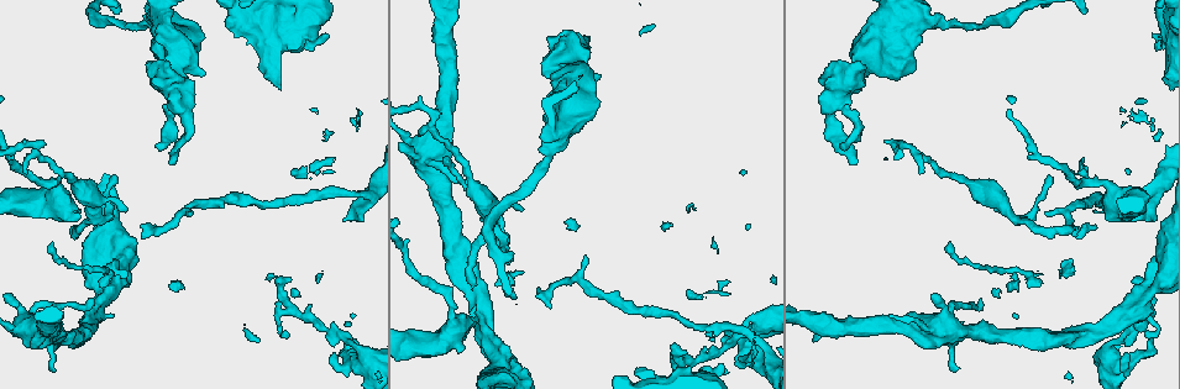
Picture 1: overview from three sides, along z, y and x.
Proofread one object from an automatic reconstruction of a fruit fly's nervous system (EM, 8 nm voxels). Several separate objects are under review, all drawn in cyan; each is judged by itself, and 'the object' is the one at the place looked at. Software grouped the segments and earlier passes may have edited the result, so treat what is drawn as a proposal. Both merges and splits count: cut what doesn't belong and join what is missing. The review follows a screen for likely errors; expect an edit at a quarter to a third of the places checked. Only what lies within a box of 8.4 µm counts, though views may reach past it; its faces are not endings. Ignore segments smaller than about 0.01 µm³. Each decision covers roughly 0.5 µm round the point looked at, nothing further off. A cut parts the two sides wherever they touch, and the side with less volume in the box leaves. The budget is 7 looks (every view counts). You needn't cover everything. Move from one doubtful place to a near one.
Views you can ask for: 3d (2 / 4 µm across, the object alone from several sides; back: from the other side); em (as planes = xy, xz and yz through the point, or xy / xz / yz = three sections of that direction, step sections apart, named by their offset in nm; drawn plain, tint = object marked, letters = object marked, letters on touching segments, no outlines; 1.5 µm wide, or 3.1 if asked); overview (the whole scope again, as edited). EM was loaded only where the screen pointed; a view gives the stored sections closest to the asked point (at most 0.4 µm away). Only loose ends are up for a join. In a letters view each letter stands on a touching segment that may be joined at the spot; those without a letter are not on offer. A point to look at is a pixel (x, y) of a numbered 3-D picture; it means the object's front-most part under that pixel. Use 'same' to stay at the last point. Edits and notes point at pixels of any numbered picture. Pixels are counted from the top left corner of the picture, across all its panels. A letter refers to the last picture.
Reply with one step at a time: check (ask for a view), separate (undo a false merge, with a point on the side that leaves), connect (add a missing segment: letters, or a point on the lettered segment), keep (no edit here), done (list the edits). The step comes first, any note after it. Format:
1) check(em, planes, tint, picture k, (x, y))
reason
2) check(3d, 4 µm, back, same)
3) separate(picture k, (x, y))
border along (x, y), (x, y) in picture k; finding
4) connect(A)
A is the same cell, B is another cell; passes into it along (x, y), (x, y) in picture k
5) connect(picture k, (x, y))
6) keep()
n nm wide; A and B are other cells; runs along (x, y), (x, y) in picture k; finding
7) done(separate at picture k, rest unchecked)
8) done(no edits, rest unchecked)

check(3d, 4 µm, picture 1, (1153, 285))
thick turns thin

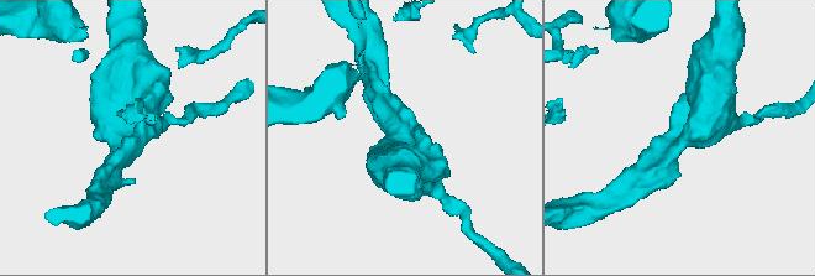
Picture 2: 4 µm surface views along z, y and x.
check(em, xy, step 4, tint, picture 2, (141, 140))
arms of 300, 850 nm; need the tissue

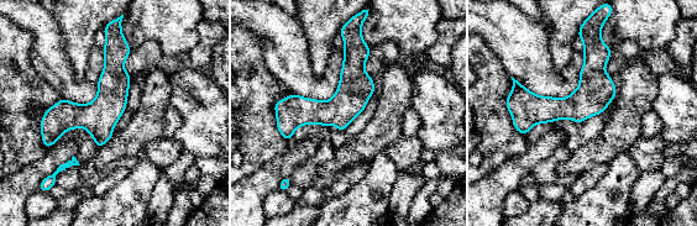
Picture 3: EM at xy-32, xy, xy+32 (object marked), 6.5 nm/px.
check(em, planes, letters, same)

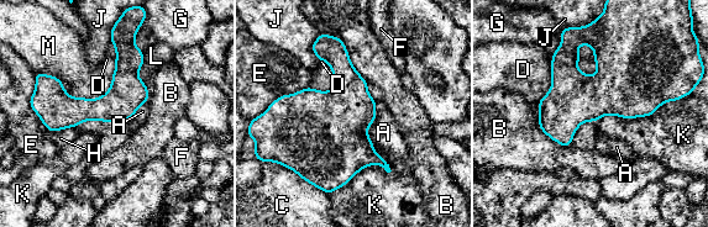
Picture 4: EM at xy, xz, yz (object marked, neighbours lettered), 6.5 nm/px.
keep()
A, B, C, D, E, F, G, H, J, K, L and M are other cells; runs along (120, 38), (125, 84), (51, 127) in picture 4; all the same neuron

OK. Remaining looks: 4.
check(em, yz, step 8, letters, picture 1, (170, 76))
thick turns thin

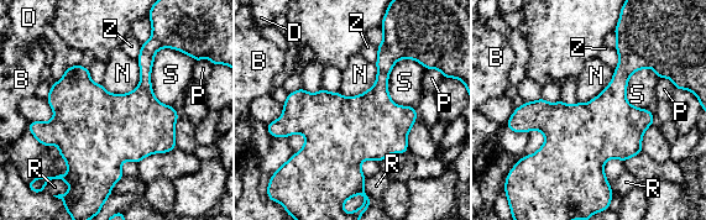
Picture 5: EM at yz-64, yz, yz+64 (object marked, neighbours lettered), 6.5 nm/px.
keep()
B, D, N, P, R, S and Z are other cells; border along (137, 59), (134, 89), (103, 88) in picture 5; one neuron here

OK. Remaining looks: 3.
check(em, xy, step 4, tint, picture 1, (423, 107))
abrupt turn

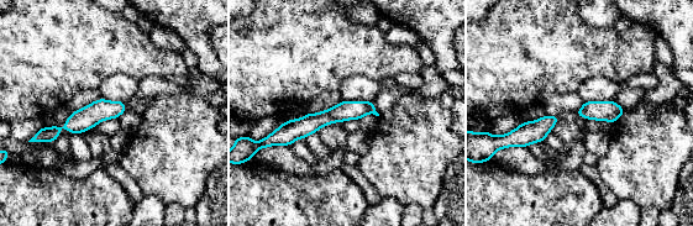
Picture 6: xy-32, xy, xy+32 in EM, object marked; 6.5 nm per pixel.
check(em, planes, letters, same)
another direction

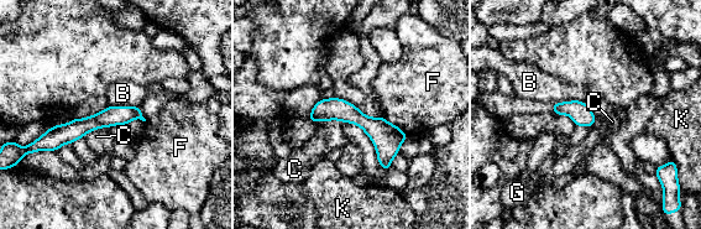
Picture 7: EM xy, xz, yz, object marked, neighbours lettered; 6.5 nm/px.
keep()
B, C, F, G and K are other cells; runs along (137, 110), (111, 115), (45, 141) in picture 7; one neuron here

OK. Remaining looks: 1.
done(no edits, rest unchecked)

